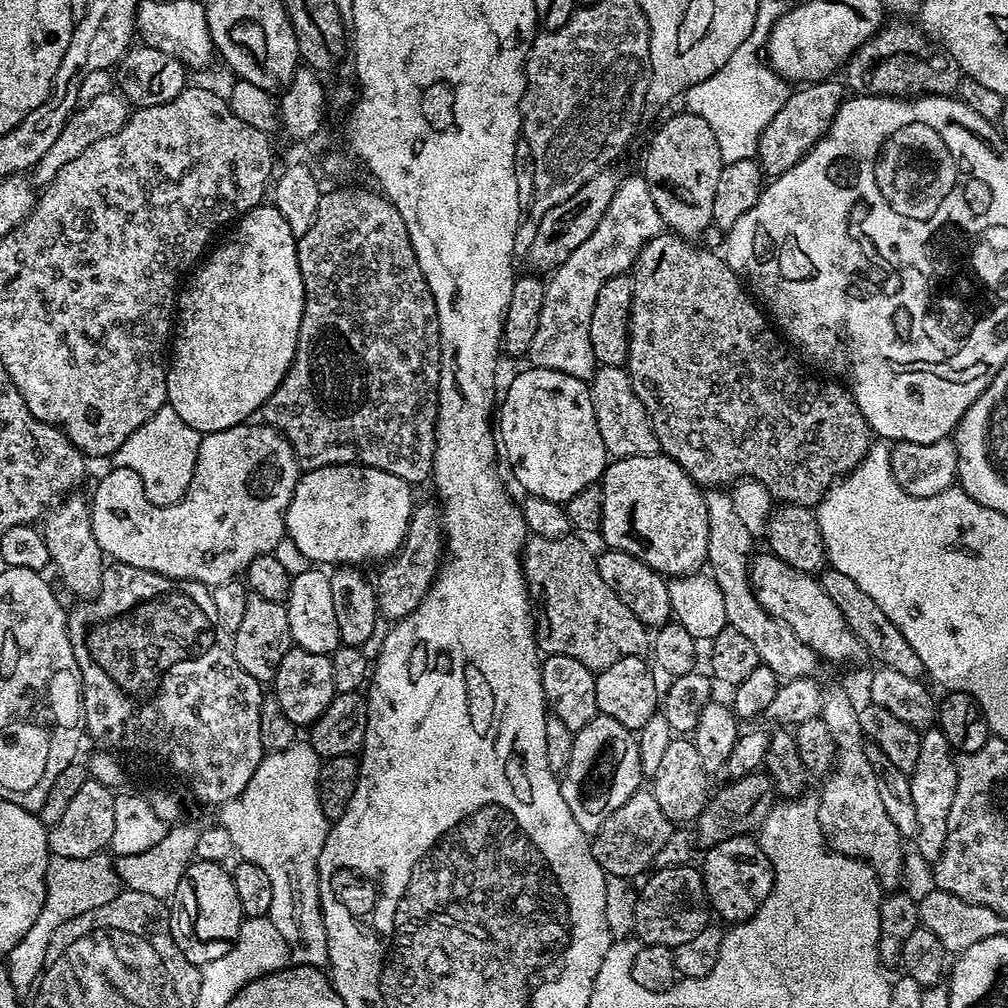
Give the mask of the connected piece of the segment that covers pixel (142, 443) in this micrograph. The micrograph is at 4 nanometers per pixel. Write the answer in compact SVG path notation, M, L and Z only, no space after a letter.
M167 406L158 410L150 422L142 422L122 446L110 457L110 464L116 468L125 468L140 479L142 494L160 508L168 508L178 503L190 486L190 478L194 478L194 466L198 462L198 446L201 432L194 430L172 408Z

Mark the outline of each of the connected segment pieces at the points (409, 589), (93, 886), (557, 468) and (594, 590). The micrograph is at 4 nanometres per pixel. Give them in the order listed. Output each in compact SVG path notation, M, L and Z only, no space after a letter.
M417 511L408 521L408 532L399 552L383 565L380 577L374 580L377 610L381 617L390 622L408 617L422 602L429 592L437 572L440 570L442 557L445 555L444 526L439 515L432 512Z
M107 851L94 854L90 858L62 858L49 855L48 869L44 875L44 905L34 918L34 926L26 930L22 942L14 946L6 957L6 967L14 990L24 998L35 989L46 962L46 950L52 941L54 930L70 918L78 918L78 914L86 914L98 906L106 906L106 902L114 899L122 891L118 874L115 872L113 857Z
M525 367L525 372L520 372L508 384L508 393L503 393L502 399L498 404L498 444L502 449L502 456L508 459L508 464L512 467L512 476L525 488L524 492L529 496L537 496L538 498L548 499L552 503L563 505L570 498L574 498L574 494L578 494L578 490L582 490L586 486L597 483L603 477L605 468L610 463L610 457L606 446L602 442L602 434L598 434L598 422L594 418L594 402L592 401L591 387L585 381L574 378L570 374L562 374L558 370L546 370L545 368Z
M576 534L558 538L533 535L522 553L528 599L534 609L536 647L549 656L578 658L582 666L599 673L614 662L644 656L650 648L650 632L642 621L602 582L596 556Z

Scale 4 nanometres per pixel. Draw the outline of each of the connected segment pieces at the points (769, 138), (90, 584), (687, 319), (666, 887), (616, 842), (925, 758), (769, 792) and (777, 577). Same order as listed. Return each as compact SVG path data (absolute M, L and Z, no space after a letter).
M836 78L808 82L797 87L800 88L797 92L796 89L789 91L782 108L774 114L774 118L770 118L760 134L760 141L756 143L756 156L765 177L775 178L793 168L827 132L832 117L846 99L845 85L832 79Z
M73 494L55 505L43 517L42 531L48 547L49 561L60 571L60 580L76 595L77 599L92 599L102 586L106 554L98 546L96 531L92 525L92 510L87 499Z
M661 231L642 246L630 269L632 278L632 301L628 315L628 362L626 371L634 394L646 406L646 414L652 423L654 434L660 443L660 452L669 456L698 485L708 490L720 490L745 478L757 480L766 488L773 501L781 504L806 504L815 506L824 499L829 488L849 472L856 469L870 447L870 429L866 418L858 410L856 400L843 383L820 385L812 376L799 376L792 372L792 360L788 357L785 341L778 335L775 327L766 323L761 305L746 291L741 277L723 255L715 256L704 248L695 248L695 243L671 231Z
M683 864L677 868L657 868L647 877L644 889L639 889L633 926L635 939L641 945L657 944L675 950L682 942L690 942L710 922L704 878L699 867L692 867Z
M638 790L629 800L622 802L606 822L591 837L592 853L601 870L609 876L634 878L639 872L647 873L654 862L654 854L666 846L674 825L662 814L650 790Z
M932 726L920 732L918 764L914 766L908 781L910 798L916 807L914 815L918 818L918 830L914 837L916 852L922 859L935 862L946 846L950 802L954 800L956 789L956 760L950 742L946 742L946 734L942 734L939 727Z
M751 772L737 780L727 781L709 795L702 814L694 821L694 840L707 850L730 838L748 836L764 825L764 820L774 807L774 785L767 772Z
M767 550L757 551L750 561L750 575L752 578L752 593L758 602L770 614L774 614L810 650L814 650L821 661L833 660L836 664L844 664L847 660L856 660L862 656L860 639L853 634L846 618L842 618L842 610L834 606L830 594L822 590L819 579L807 572L800 572L790 567L782 558L772 555Z

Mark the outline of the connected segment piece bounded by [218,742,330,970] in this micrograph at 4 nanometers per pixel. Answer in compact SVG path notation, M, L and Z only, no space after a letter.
M297 742L288 749L265 754L260 759L258 770L254 770L254 778L246 782L246 790L242 790L240 797L219 805L218 824L230 834L235 855L240 855L241 861L262 866L262 870L266 870L266 875L270 877L270 890L274 890L274 899L270 901L267 917L274 922L274 926L278 926L278 934L286 938L289 957L296 964L324 970L329 967L328 939L320 909L318 858L328 837L330 821L326 814L322 814L322 806L318 802L318 774L321 763L322 758L308 742Z

